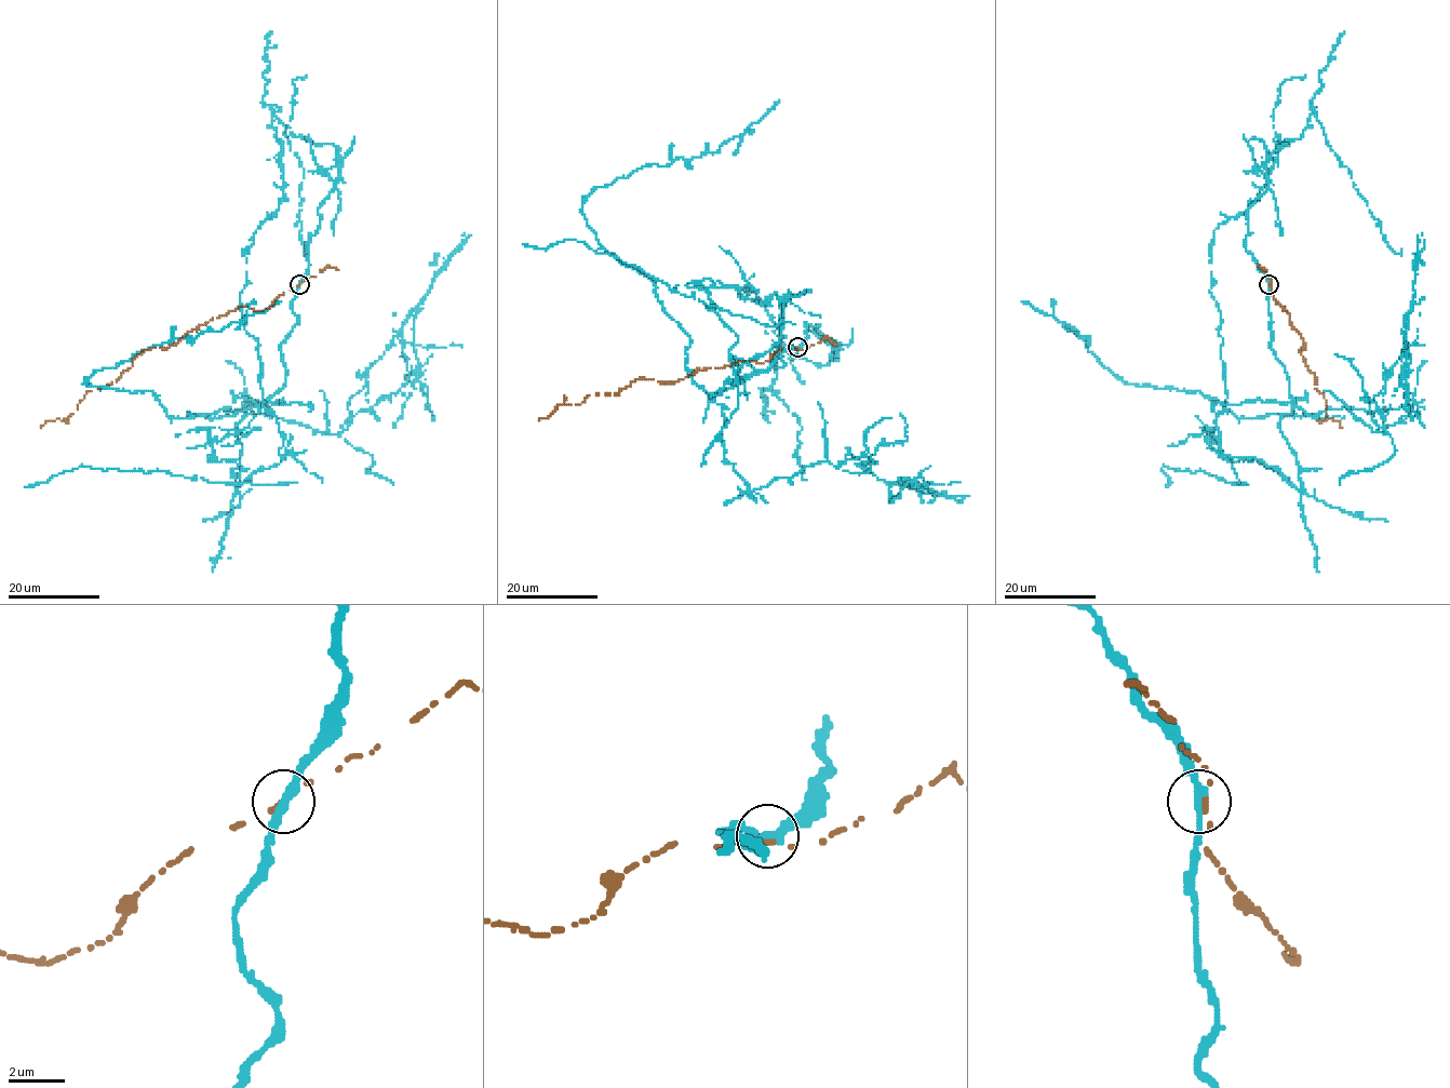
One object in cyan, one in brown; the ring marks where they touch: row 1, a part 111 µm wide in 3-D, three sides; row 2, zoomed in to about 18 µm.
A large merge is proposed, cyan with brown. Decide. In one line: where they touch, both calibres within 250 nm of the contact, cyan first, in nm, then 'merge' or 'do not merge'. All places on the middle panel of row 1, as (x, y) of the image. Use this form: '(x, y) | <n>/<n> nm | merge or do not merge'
(797, 347) | 300/260 nm | do not merge

